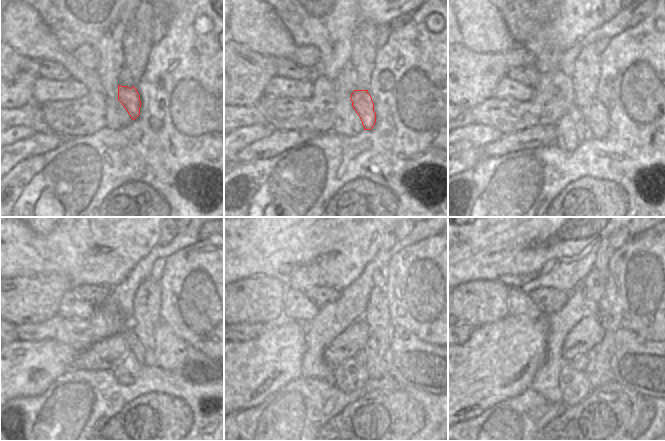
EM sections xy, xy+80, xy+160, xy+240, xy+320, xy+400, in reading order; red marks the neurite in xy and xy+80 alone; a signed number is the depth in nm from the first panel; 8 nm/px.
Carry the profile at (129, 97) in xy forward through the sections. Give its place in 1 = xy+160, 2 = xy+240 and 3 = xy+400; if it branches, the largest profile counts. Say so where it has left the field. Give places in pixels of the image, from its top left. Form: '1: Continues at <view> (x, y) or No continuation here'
1: Continues at xy+160 (596, 115)
2: Continues at xy+240 (173, 354)
3: Continues at xy+400 (650, 368).

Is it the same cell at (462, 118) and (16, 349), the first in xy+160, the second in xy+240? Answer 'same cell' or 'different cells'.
different cells

